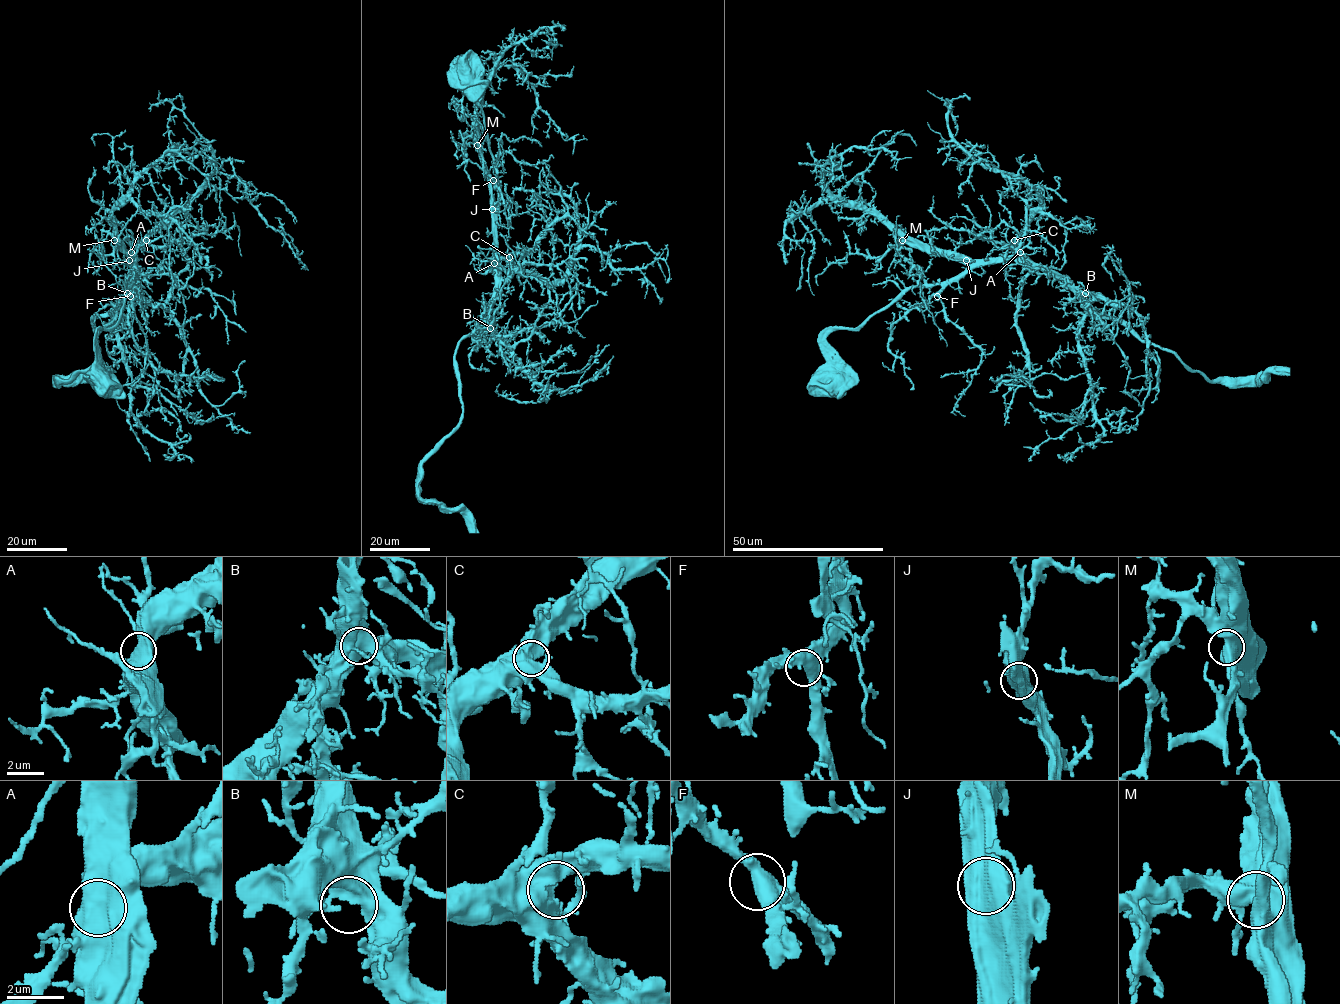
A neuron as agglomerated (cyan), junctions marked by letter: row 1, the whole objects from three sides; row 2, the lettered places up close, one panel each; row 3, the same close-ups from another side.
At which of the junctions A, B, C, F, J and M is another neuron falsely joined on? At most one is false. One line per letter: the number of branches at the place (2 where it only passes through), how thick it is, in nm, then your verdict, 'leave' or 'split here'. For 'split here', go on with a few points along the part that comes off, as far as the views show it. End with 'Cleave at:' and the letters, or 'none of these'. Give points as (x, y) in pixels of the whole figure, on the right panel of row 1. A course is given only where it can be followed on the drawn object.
A: 2 | 600 nm | leave
B: 2 | 550 nm | leave
C: 1 | 950 nm | leave
F: 2 | 550 nm | leave
J: 1 | 1050 nm | leave
M: 1 | 850 nm | leave
Cleave at: none of these

